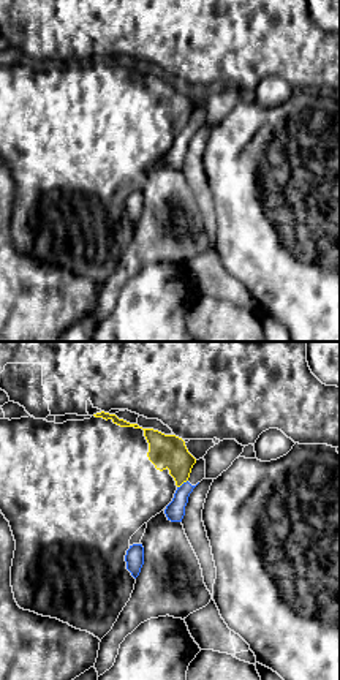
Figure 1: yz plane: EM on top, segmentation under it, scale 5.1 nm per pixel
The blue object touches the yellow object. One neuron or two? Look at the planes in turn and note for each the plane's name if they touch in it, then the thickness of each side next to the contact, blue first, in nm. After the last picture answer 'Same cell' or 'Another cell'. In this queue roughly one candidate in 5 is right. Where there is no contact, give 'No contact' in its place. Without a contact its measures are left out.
Touches blue in yz. Thickness 100 nm (blue) against 180 nm

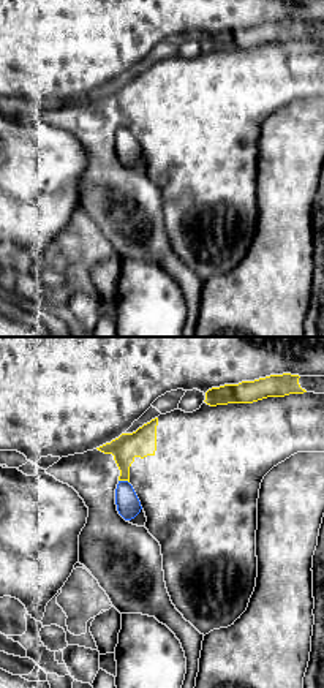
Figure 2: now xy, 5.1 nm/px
Touches blue in xy. Thickness 120 nm (blue) against 140 nm

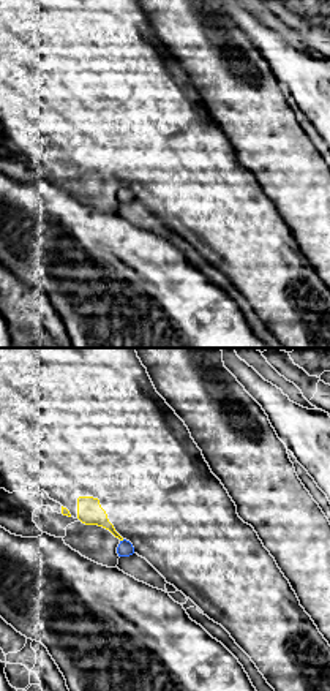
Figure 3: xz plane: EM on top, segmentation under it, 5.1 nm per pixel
Touches blue in xz. Thickness 80 nm (blue) against 130 nm

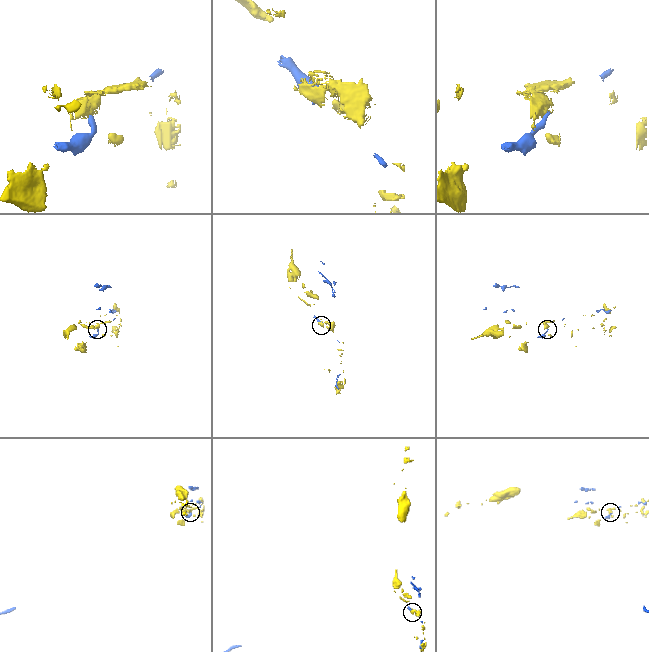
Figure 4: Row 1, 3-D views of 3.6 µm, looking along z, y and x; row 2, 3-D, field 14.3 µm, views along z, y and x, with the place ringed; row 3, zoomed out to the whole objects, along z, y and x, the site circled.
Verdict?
Another cell

